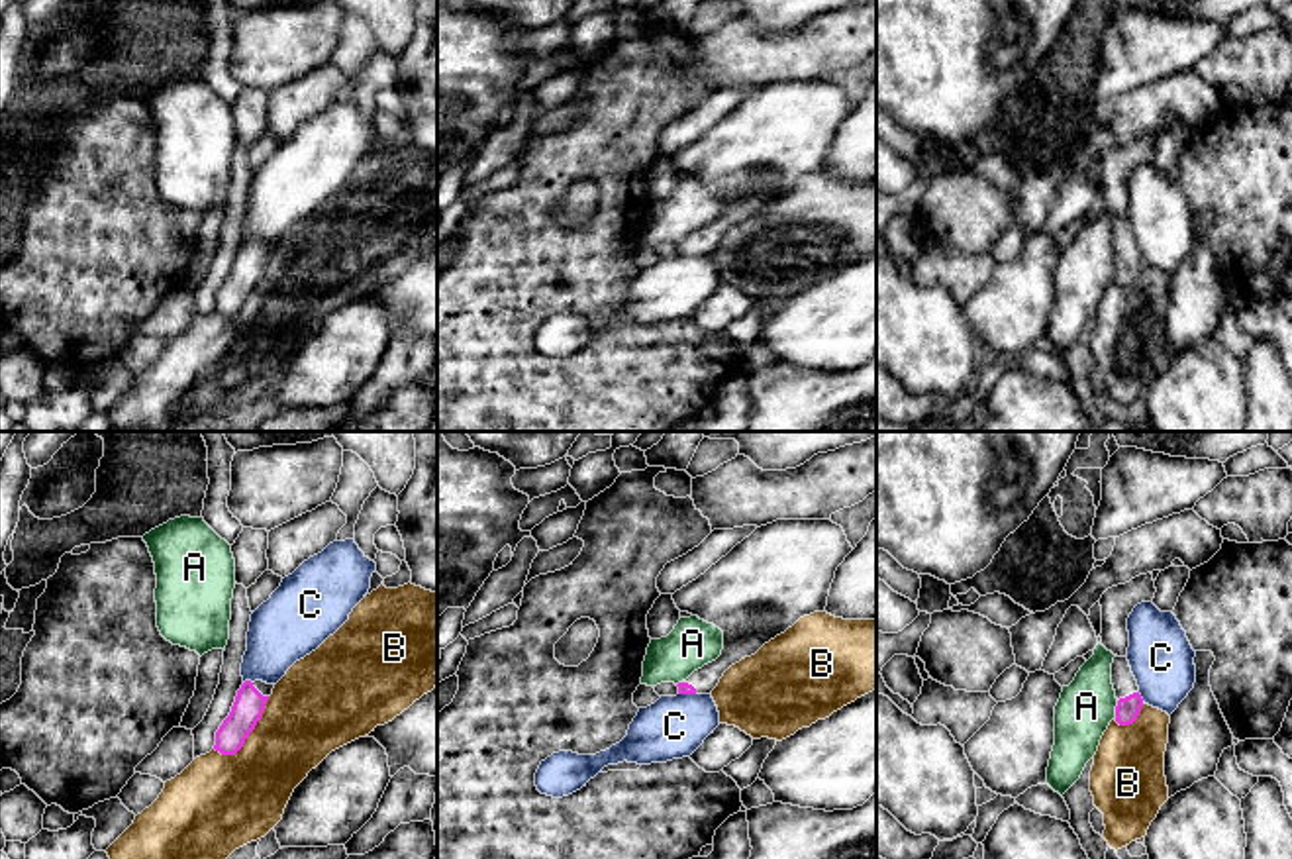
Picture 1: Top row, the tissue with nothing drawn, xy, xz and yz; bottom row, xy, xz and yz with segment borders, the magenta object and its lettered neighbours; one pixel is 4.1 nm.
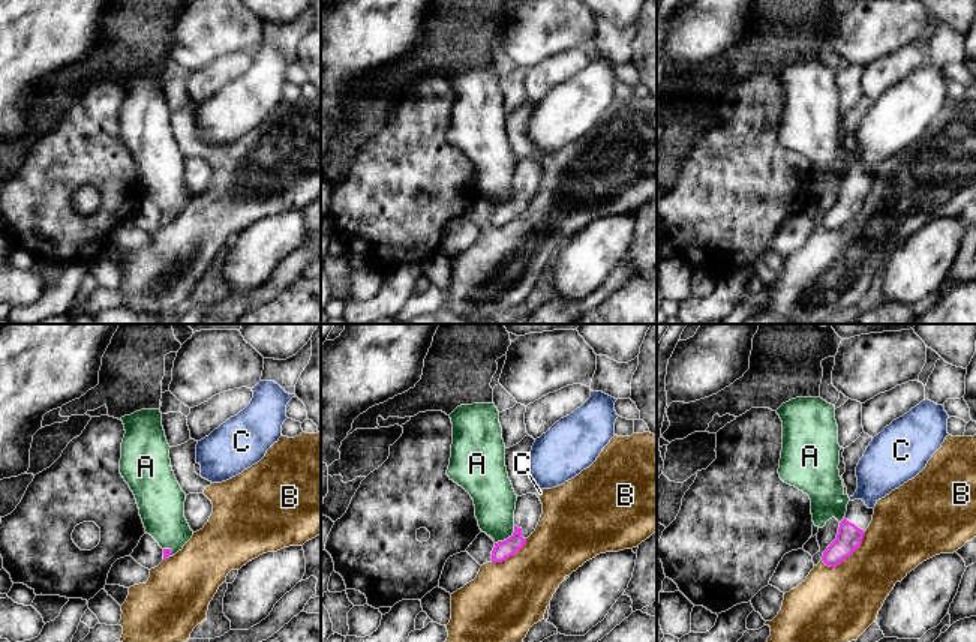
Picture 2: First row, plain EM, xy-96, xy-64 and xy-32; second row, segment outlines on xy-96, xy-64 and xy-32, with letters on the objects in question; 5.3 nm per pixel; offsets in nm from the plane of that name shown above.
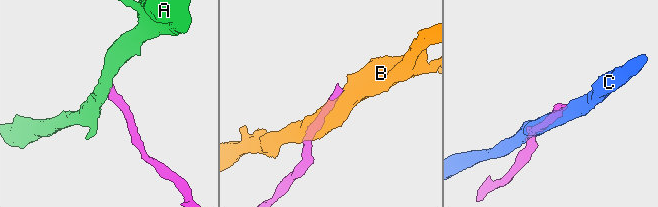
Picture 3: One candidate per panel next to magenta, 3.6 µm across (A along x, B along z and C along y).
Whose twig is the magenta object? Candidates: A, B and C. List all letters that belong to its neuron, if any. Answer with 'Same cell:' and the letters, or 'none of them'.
Same cell: none of them

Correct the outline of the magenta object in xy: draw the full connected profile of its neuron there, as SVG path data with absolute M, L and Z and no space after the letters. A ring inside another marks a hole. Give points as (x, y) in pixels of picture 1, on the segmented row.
M245 681L241 684L229 716L216 732L216 751L220 751L222 755L235 755L243 747L245 739L261 720L273 688L274 684L267 684L263 681Z

